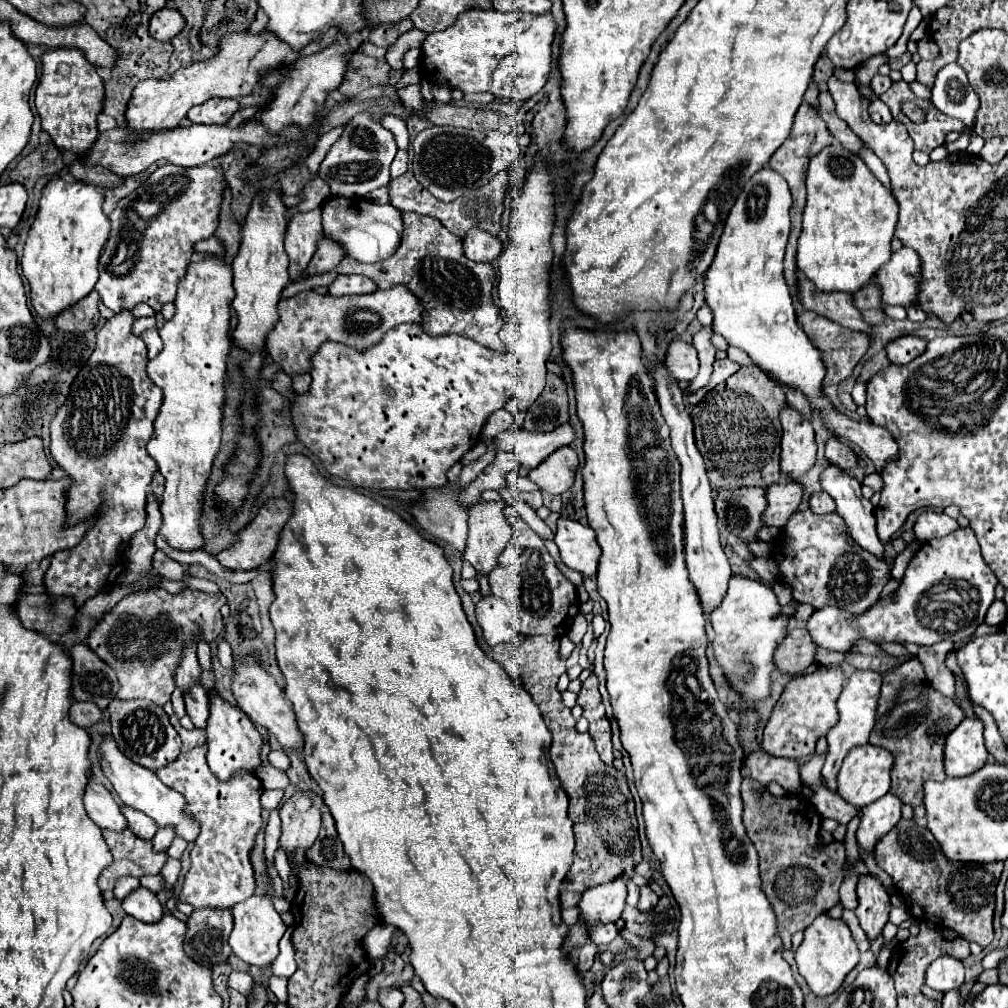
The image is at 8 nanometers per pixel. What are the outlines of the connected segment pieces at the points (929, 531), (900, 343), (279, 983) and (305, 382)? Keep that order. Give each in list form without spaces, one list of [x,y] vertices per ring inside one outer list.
[[[923,511],[915,523],[915,537],[919,541],[929,541],[935,537],[945,537],[959,529],[959,523],[939,511]]]
[[[903,335],[887,345],[887,357],[891,363],[905,365],[927,349],[927,339],[915,335]]]
[[[272,975],[269,980],[269,988],[275,996],[284,1003],[287,1003],[287,979]]]
[[[295,373],[295,375],[289,375],[289,377],[291,377],[291,387],[293,387],[295,393],[303,393],[311,385],[309,373]]]

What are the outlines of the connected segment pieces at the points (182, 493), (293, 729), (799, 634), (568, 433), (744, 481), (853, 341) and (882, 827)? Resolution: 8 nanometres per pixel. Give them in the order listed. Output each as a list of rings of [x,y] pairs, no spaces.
[[[219,257],[189,265],[177,289],[177,313],[159,329],[165,347],[157,359],[151,359],[147,365],[149,379],[163,391],[163,405],[153,423],[155,431],[147,443],[149,455],[165,477],[161,535],[171,547],[181,551],[193,551],[203,545],[203,537],[199,533],[201,491],[205,489],[221,443],[221,407],[225,397],[223,381],[227,355],[231,351],[229,305],[235,297],[231,281],[231,267],[227,267]]]
[[[249,659],[241,667],[233,667],[233,671],[235,671],[233,673],[233,695],[239,703],[239,707],[249,715],[249,719],[253,723],[265,727],[271,735],[275,735],[275,739],[281,743],[283,749],[303,751],[305,735],[297,727],[297,715],[291,709],[291,705],[287,703],[287,699],[283,699],[283,691],[277,687],[275,679],[253,659]]]
[[[793,629],[789,631],[787,639],[779,645],[775,655],[775,665],[781,673],[799,673],[805,671],[809,665],[817,663],[817,645],[807,633],[807,629]]]
[[[569,423],[559,425],[555,431],[539,433],[539,431],[525,431],[509,427],[495,439],[495,451],[509,451],[515,453],[517,459],[525,469],[533,469],[547,459],[555,449],[563,445],[571,445],[575,433]]]
[[[743,365],[735,375],[715,387],[715,391],[709,391],[707,397],[693,407],[691,417],[695,423],[695,441],[705,459],[713,489],[765,489],[781,479],[779,413],[785,407],[787,399],[783,389],[777,383],[771,383],[771,379],[753,365]]]
[[[803,311],[801,315],[797,315],[797,321],[801,323],[801,327],[809,335],[809,339],[813,339],[815,347],[821,349],[821,353],[823,353],[823,363],[827,367],[825,385],[839,383],[845,377],[849,377],[853,373],[853,367],[861,361],[861,357],[867,353],[867,349],[871,345],[871,339],[867,335],[855,333],[855,331],[851,331],[847,327],[841,327],[839,323],[831,323],[829,319],[823,319],[821,315],[815,315],[811,311]]]
[[[891,791],[863,807],[863,817],[857,829],[857,841],[863,849],[871,851],[871,847],[901,819],[901,805],[903,801],[893,795]]]

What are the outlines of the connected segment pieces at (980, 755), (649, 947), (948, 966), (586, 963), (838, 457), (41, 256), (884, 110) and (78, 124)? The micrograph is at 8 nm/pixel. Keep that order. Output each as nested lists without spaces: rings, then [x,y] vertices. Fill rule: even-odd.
[[[963,719],[963,723],[951,731],[945,743],[945,773],[947,777],[965,777],[979,771],[987,763],[987,749],[983,743],[983,723],[977,719]]]
[[[621,931],[623,933],[623,937],[631,943],[631,945],[635,945],[635,947],[639,947],[641,951],[639,951],[639,959],[645,959],[647,955],[651,955],[653,953],[653,949],[655,949],[655,943],[651,941],[651,939],[641,939],[641,937],[637,937],[637,935],[633,935],[633,933],[629,933],[629,931]]]
[[[955,957],[935,959],[925,973],[925,983],[931,989],[937,989],[941,993],[959,989],[963,985],[963,981],[965,981],[965,967]]]
[[[593,943],[583,945],[583,949],[579,949],[579,961],[577,961],[577,969],[579,969],[581,973],[585,973],[587,969],[591,969],[593,961],[597,959],[597,955],[599,955],[599,949],[597,949]]]
[[[835,437],[827,439],[827,443],[825,443],[825,457],[827,457],[827,461],[831,461],[831,463],[843,467],[843,469],[855,469],[859,465],[857,453],[849,445],[837,441]]]
[[[53,179],[47,183],[43,189],[43,197],[39,203],[39,213],[31,225],[23,259],[21,259],[21,269],[23,275],[29,281],[29,295],[31,295],[31,305],[37,311],[41,319],[55,319],[59,313],[65,309],[73,307],[77,301],[87,297],[91,289],[97,283],[97,261],[101,255],[101,249],[109,237],[109,219],[105,217],[101,205],[103,205],[103,189],[87,185],[87,183],[67,183],[61,179]]]
[[[875,99],[875,101],[871,103],[869,115],[871,115],[871,119],[876,123],[888,123],[893,120],[893,115],[891,115],[889,107],[887,107],[881,99]]]
[[[47,49],[41,61],[43,61],[43,75],[35,89],[35,109],[41,117],[43,131],[51,135],[57,149],[83,155],[93,147],[99,135],[97,115],[103,113],[103,99],[105,99],[103,81],[97,75],[95,67],[87,63],[87,59],[83,59],[83,53],[75,49]],[[61,63],[67,63],[71,67],[69,75],[57,73],[57,67]]]

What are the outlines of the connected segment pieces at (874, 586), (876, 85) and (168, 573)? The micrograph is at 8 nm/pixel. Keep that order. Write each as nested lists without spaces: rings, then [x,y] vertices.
[[[809,509],[797,511],[787,521],[781,535],[781,545],[773,557],[779,561],[781,579],[787,579],[793,599],[799,603],[811,603],[815,609],[837,605],[851,615],[859,615],[875,605],[891,577],[891,565],[885,557],[875,557],[847,541],[847,525],[837,513],[817,515]]]
[[[875,75],[875,77],[873,77],[873,81],[871,81],[871,89],[873,89],[877,95],[885,93],[891,85],[893,85],[891,77],[885,77],[885,75]]]
[[[157,549],[155,555],[153,555],[153,567],[165,579],[173,579],[173,581],[185,581],[187,579],[183,565],[177,563],[177,561],[173,561],[173,559],[169,559],[161,549]]]

